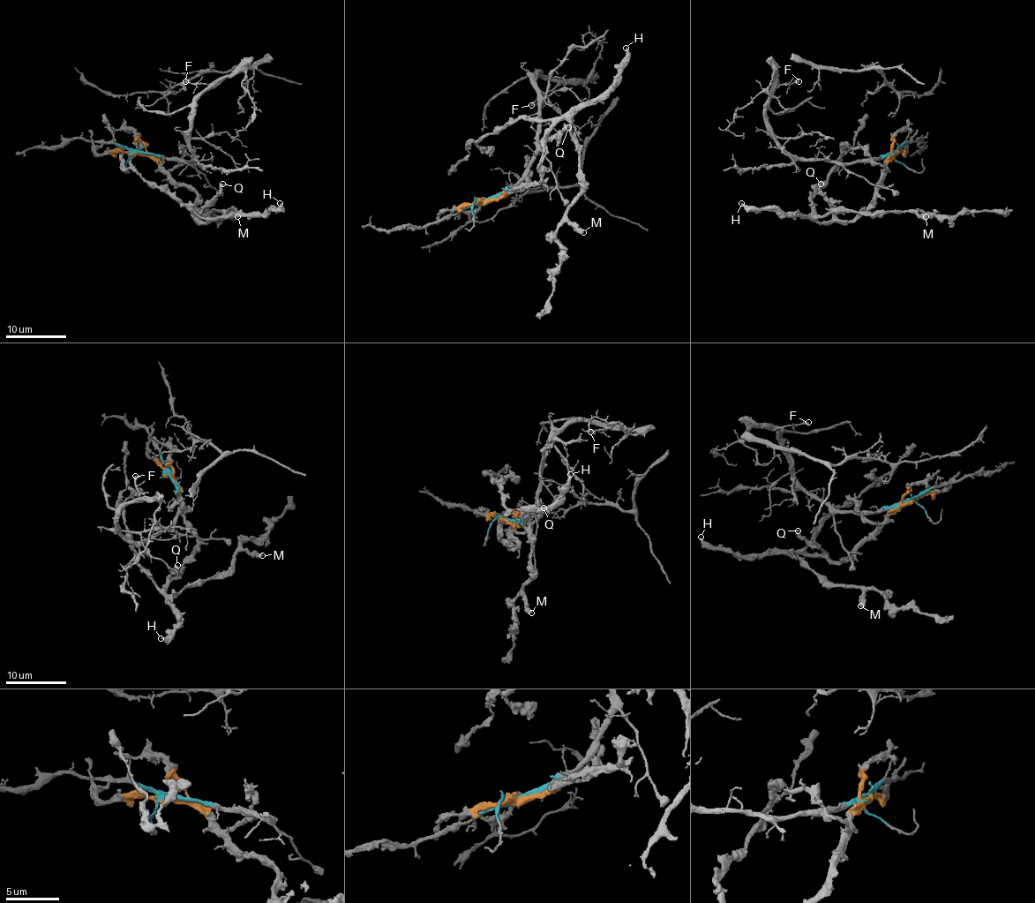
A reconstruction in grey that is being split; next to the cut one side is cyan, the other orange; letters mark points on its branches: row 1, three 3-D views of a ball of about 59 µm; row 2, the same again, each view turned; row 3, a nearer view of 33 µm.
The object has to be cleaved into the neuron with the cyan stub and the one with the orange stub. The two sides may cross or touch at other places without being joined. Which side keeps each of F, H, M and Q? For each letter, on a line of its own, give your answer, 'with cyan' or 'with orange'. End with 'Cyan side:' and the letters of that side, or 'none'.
F: with cyan
H: with orange
M: with orange
Q: with orange
Cyan side: F

